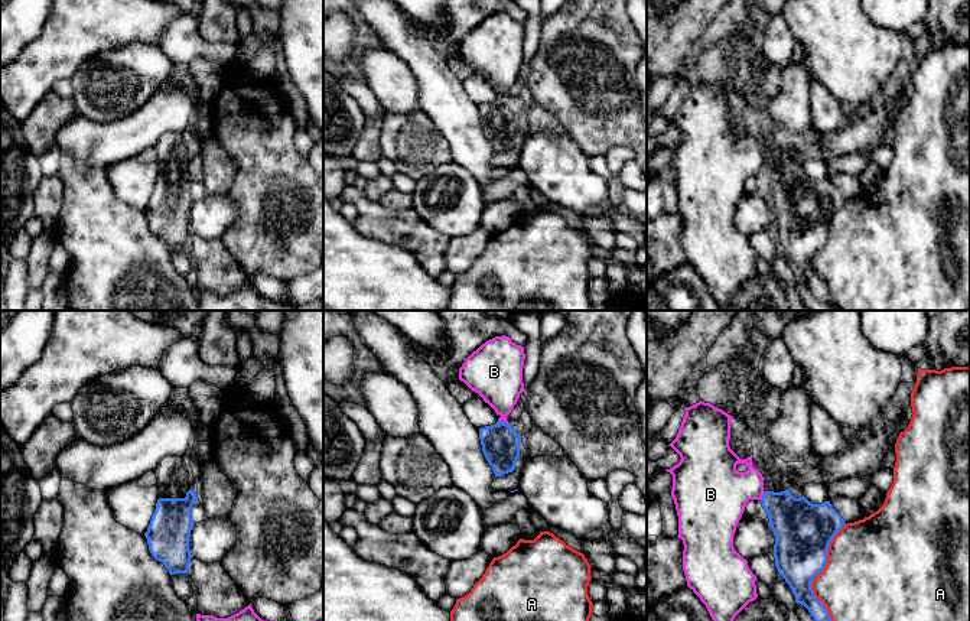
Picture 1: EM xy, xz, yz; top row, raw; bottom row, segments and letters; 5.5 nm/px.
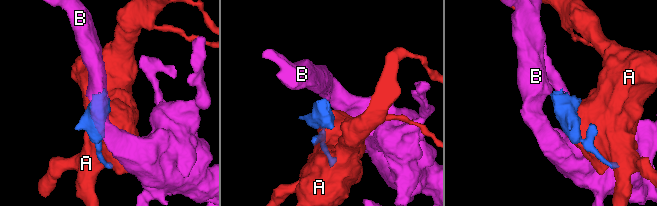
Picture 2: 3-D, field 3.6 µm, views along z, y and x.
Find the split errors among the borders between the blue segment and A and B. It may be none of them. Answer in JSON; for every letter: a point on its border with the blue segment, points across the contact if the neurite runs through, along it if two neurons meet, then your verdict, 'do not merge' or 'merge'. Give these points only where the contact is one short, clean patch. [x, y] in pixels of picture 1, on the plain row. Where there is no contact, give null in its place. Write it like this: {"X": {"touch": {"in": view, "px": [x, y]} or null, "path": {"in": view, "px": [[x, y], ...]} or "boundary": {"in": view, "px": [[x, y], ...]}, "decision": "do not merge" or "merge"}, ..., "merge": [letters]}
{"A": {"touch": {"in": "yz", "px": [814, 252]}, "decision": "do not merge"}, "B": {"touch": {"in": "xz", "px": [503, 97]}, "boundary": {"in": "xz", "px": [[498, 96], [508, 101]]}, "decision": "do not merge"}, "merge": []}

